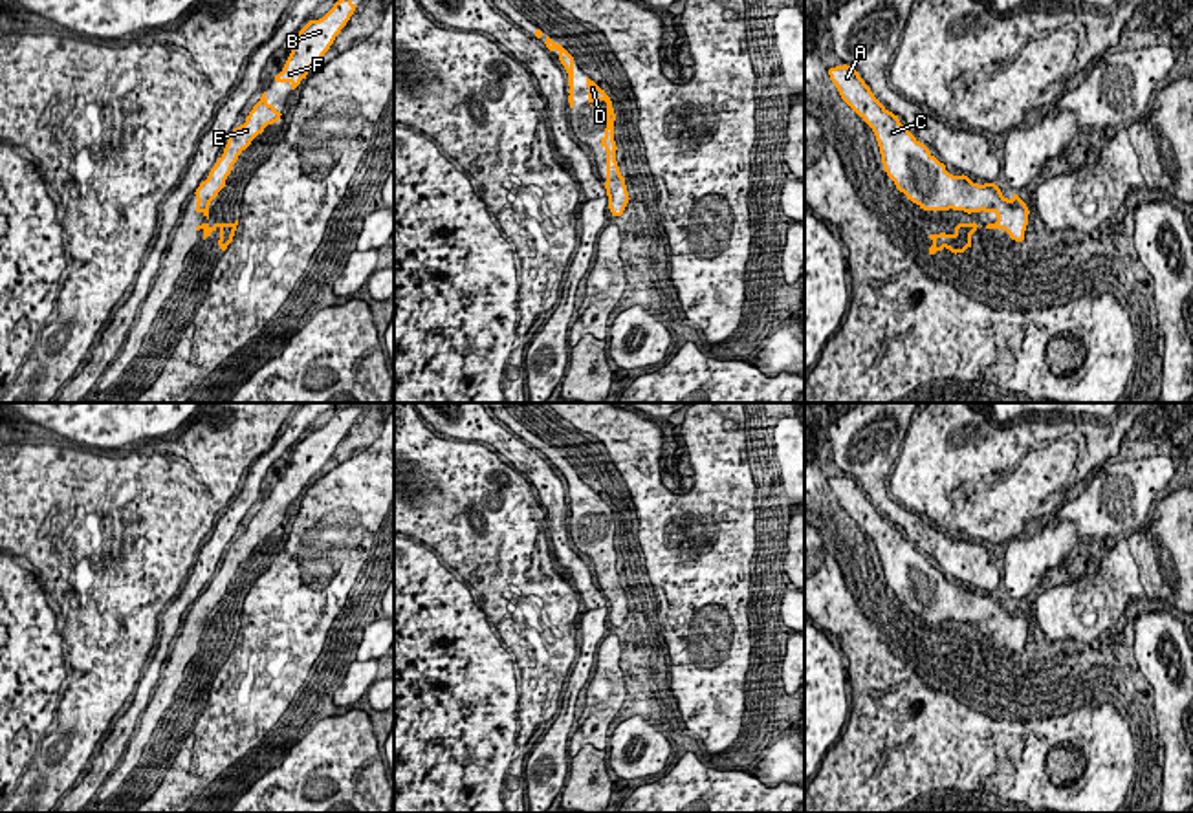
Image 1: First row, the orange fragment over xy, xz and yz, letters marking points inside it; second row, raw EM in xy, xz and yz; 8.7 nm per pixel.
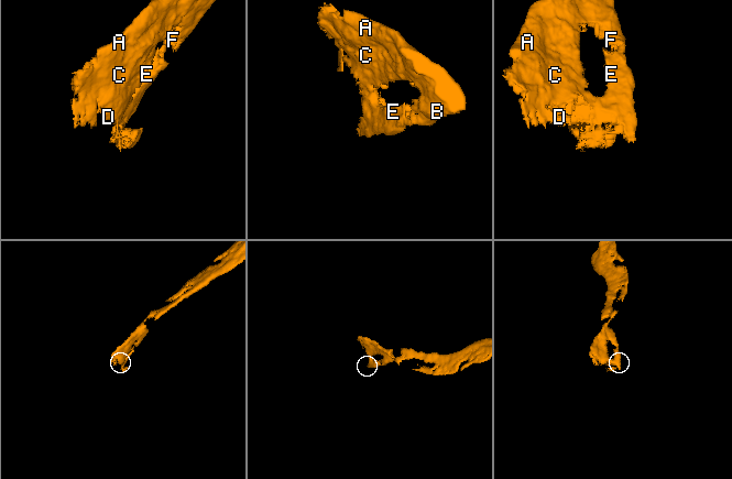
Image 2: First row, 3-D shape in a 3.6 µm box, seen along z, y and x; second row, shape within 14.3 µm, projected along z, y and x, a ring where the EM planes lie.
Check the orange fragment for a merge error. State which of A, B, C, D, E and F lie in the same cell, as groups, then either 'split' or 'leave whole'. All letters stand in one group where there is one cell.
A B C D E F | leave whole

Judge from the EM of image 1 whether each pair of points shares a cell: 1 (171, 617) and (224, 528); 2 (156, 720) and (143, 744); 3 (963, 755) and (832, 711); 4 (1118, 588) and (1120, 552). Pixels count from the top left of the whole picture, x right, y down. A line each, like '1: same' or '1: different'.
1: same
2: same
3: different
4: same

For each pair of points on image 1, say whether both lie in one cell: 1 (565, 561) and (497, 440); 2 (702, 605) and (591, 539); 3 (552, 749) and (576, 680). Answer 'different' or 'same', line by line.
1: same
2: different
3: same

